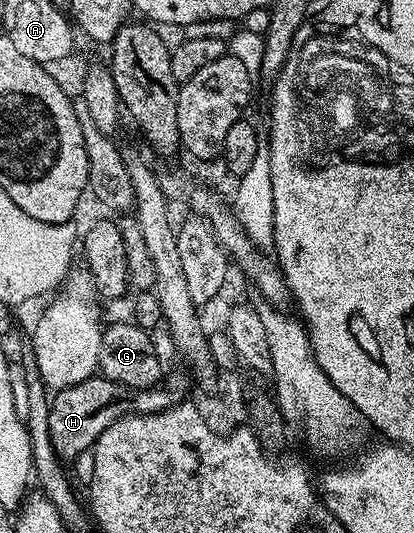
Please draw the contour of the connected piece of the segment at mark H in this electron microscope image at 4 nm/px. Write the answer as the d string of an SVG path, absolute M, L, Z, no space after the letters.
M170 371L162 382L152 388L133 391L131 388L110 381L101 374L92 375L84 382L57 391L51 397L48 406L48 433L50 442L54 442L54 450L61 461L76 460L87 453L95 445L96 439L102 435L114 422L129 414L154 414L165 412L166 409L181 403L188 392L189 377L180 372Z

